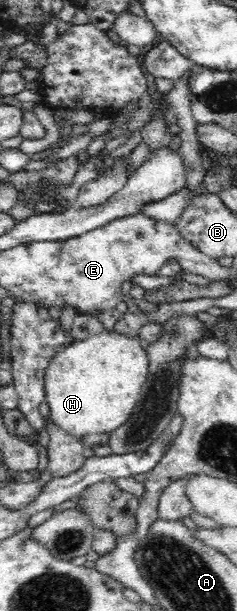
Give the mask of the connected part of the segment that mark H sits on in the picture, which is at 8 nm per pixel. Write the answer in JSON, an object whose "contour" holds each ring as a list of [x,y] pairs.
{"contour":[[[104,330],[98,335],[87,337],[84,341],[75,340],[53,357],[44,375],[44,402],[51,410],[51,422],[79,440],[87,433],[111,433],[129,421],[136,409],[143,384],[148,376],[148,365],[147,346],[138,337],[128,337],[118,331]]]}

